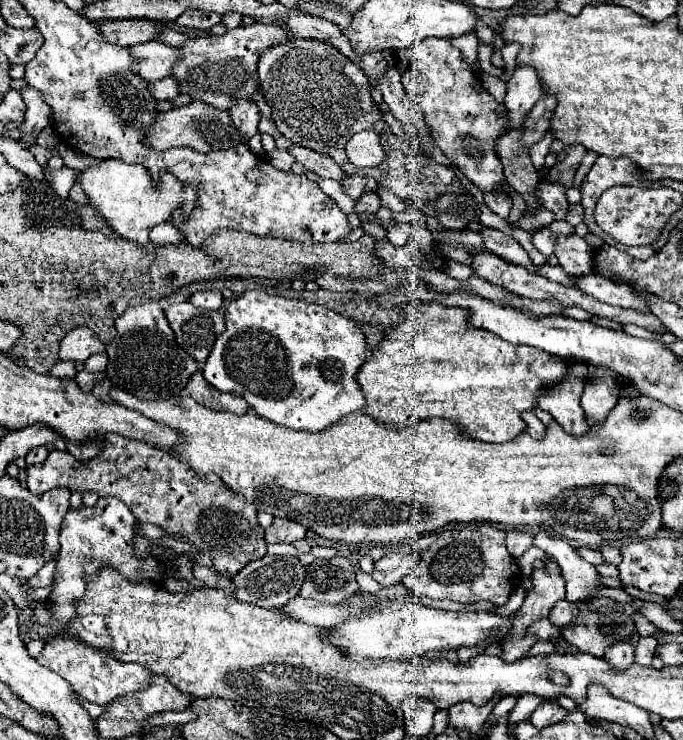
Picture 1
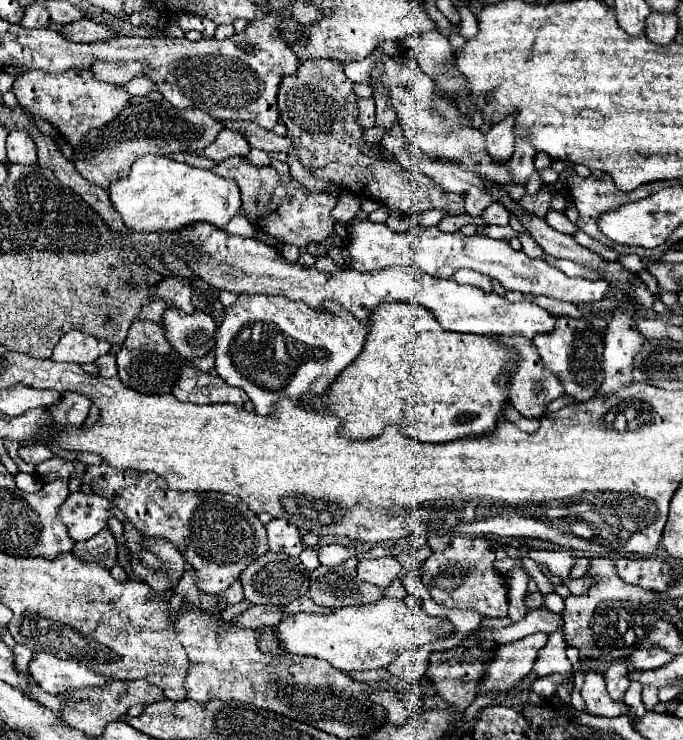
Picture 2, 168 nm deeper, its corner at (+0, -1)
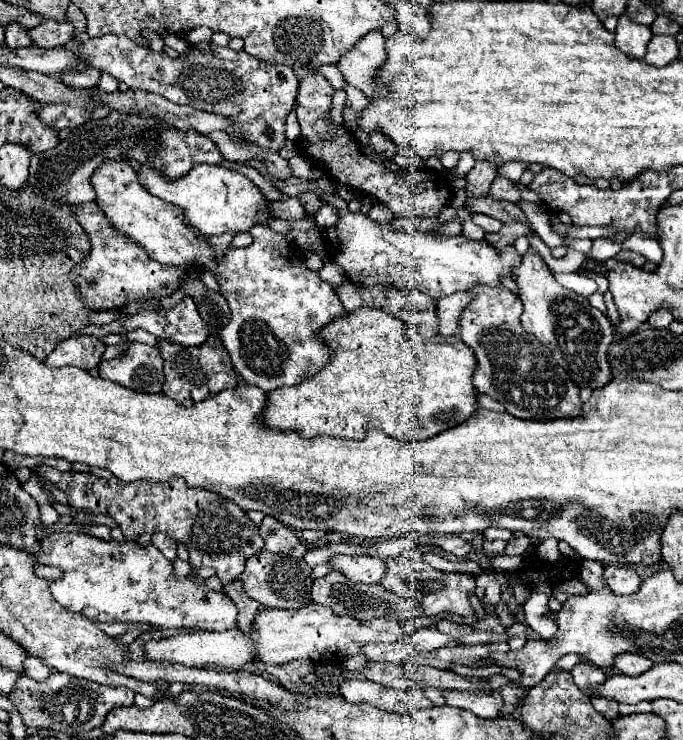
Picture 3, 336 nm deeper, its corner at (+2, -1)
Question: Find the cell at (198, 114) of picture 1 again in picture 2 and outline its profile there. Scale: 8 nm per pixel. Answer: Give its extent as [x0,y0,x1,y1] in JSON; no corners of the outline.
[72,100,222,188]

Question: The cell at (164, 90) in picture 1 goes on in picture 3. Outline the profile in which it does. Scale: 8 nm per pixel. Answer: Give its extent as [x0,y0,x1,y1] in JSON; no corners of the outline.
[98,72,118,94]

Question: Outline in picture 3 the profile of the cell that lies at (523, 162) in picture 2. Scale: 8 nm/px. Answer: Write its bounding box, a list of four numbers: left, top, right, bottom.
[490,176,520,202]

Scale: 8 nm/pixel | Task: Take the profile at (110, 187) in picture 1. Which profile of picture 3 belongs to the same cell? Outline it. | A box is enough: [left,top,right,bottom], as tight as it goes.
[136,164,268,236]

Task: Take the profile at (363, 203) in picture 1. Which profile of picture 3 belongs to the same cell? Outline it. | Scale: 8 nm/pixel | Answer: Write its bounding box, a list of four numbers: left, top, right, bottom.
[316,204,338,228]

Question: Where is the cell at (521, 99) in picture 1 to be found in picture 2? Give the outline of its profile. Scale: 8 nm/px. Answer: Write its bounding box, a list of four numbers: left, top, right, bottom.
[486,118,514,164]

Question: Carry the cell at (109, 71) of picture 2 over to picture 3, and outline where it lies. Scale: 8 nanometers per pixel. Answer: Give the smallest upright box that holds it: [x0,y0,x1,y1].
[62,70,102,88]

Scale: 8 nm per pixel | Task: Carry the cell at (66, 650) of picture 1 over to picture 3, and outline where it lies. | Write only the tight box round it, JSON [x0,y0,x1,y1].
[22,656,56,682]

